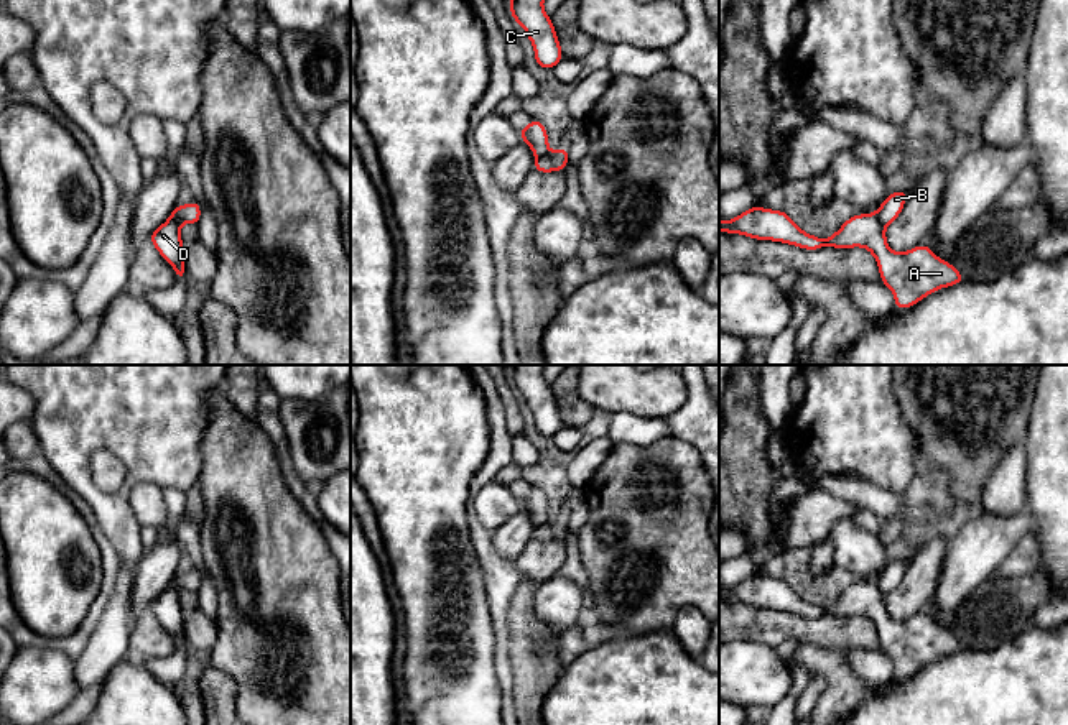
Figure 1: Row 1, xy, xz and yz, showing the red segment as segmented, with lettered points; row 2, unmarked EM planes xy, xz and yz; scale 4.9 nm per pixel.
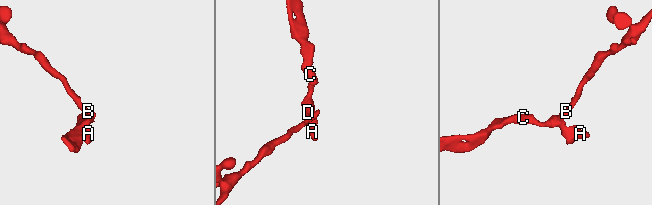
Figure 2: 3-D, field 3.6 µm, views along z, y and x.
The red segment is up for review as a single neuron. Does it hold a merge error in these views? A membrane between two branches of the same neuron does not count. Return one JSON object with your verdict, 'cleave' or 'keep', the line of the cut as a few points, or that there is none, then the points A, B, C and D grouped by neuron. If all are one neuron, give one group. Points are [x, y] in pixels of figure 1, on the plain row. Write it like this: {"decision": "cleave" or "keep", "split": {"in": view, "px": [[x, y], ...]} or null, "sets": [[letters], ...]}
{"decision": "cleave", "split": {"in": "yz", "px": [[874, 582], [884, 595]]}, "sets": [["A", "C", "D"], ["B"]]}

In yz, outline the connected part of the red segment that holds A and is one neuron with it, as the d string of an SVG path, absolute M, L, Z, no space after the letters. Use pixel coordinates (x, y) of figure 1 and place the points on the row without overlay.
M754 574L731 590L719 587L719 600L790 612L805 618L864 615L874 623L880 649L894 661L897 677L912 676L933 659L966 648L925 612L903 621L892 620L885 608L885 595L875 582L854 584L836 602L820 608L796 595L785 579L778 580Z

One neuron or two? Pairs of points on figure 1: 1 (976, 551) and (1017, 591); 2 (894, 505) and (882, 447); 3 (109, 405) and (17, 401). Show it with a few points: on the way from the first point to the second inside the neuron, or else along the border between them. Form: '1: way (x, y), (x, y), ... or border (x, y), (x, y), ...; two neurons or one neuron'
1: border (994, 576), (983, 581), (965, 600); two neurons
2: border (863, 477), (899, 495); two neurons
3: border (17, 385), (33, 398), (35, 410), (30, 421); two neurons

